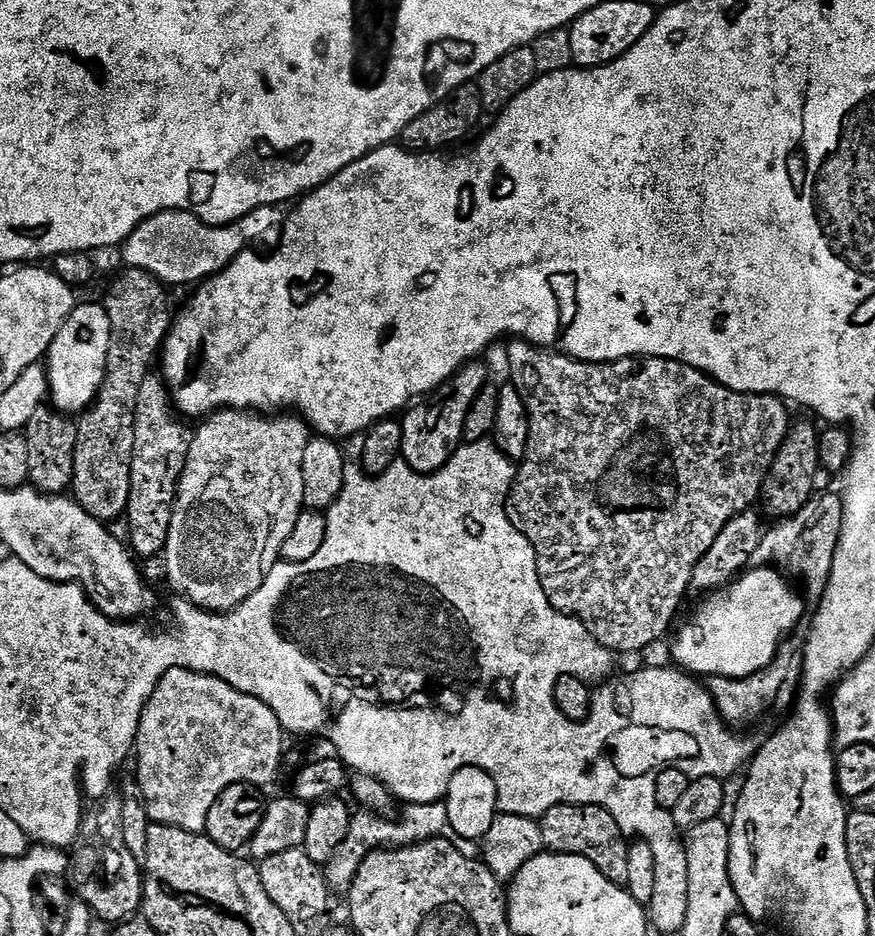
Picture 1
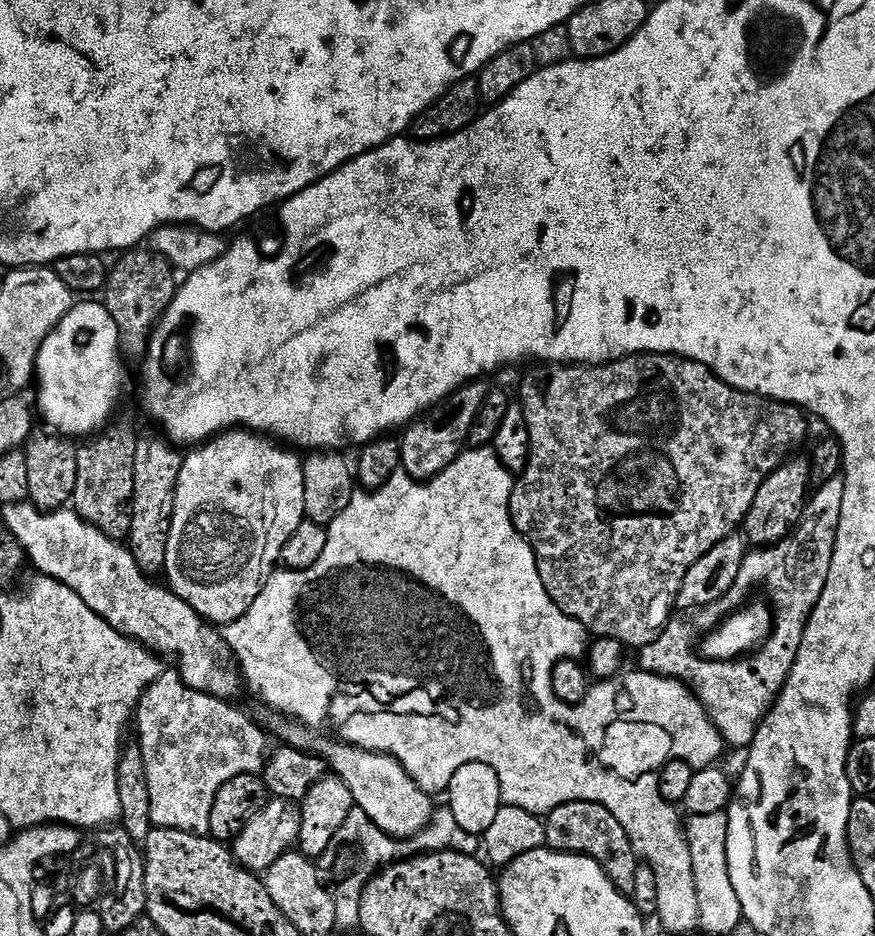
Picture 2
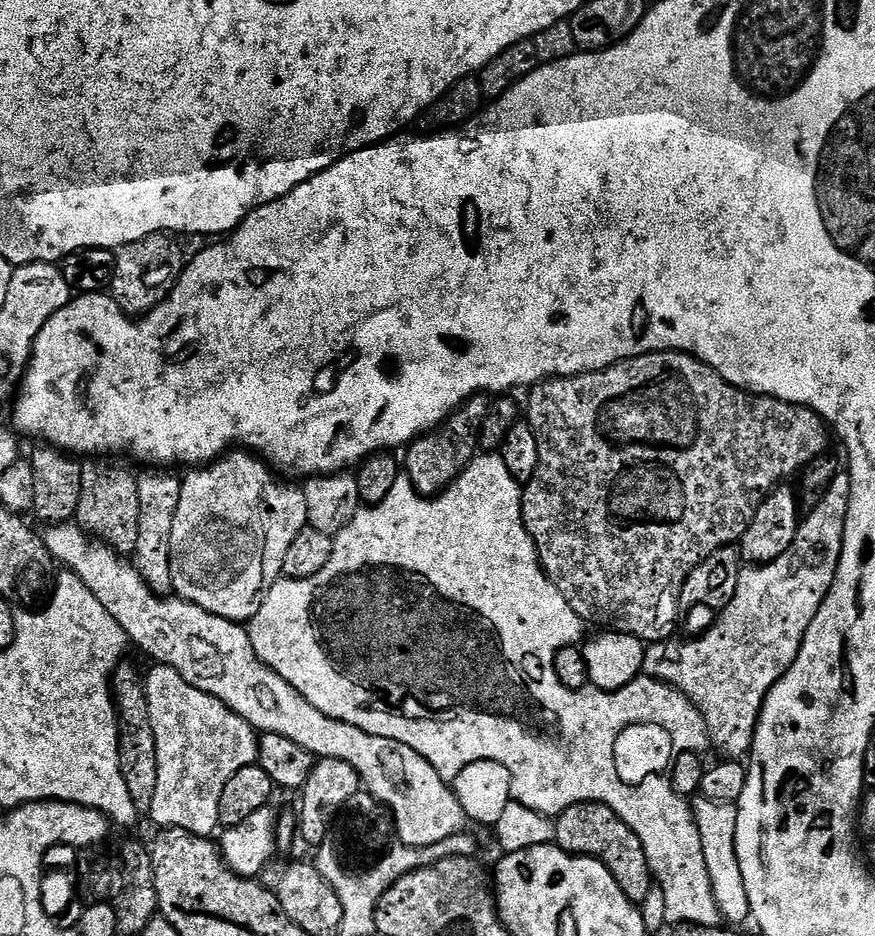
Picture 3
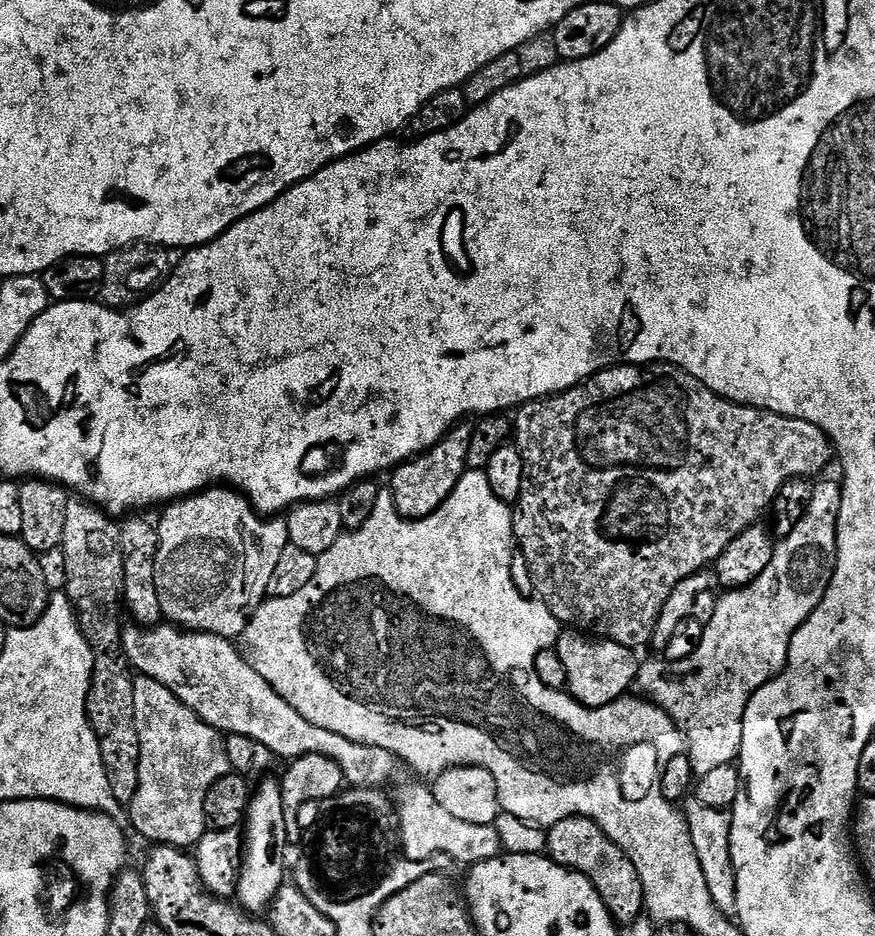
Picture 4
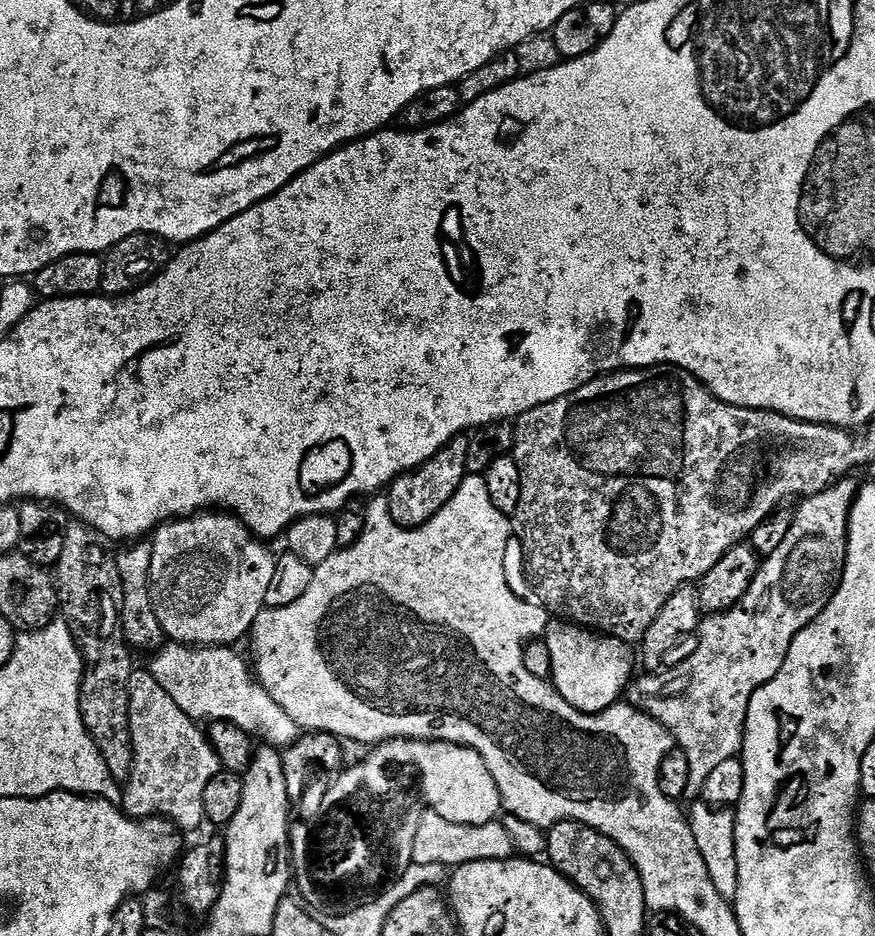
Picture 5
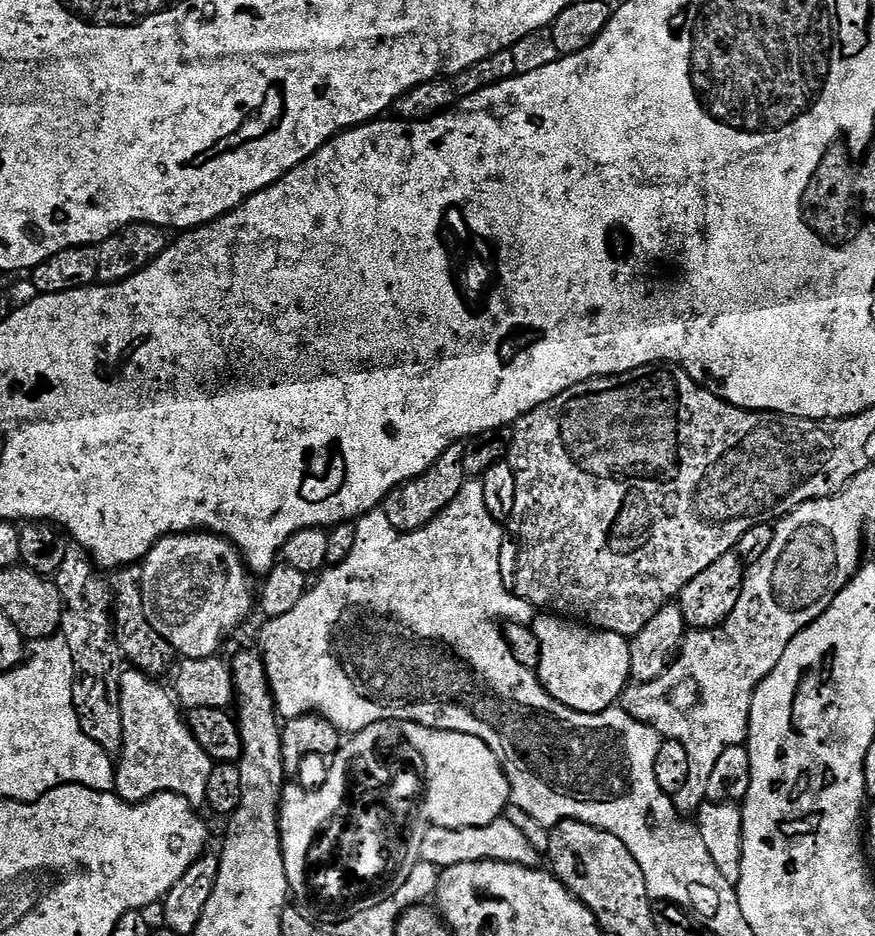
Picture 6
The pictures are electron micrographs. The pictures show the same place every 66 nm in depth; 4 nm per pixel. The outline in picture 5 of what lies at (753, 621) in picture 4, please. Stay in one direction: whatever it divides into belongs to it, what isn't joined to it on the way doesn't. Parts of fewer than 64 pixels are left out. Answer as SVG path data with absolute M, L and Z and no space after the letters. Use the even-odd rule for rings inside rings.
M845 483L843 486L833 486L828 488L825 492L819 492L817 496L807 497L807 499L801 503L804 505L802 505L801 508L797 507L795 509L795 517L790 532L782 542L782 546L776 550L776 556L772 557L771 563L768 563L768 566L764 568L763 575L760 576L759 580L756 580L755 588L752 588L752 592L746 593L732 609L727 612L721 612L719 615L709 615L707 619L699 625L698 637L700 636L700 641L697 642L696 649L694 649L677 668L672 668L669 672L661 671L659 674L644 674L648 676L642 677L641 680L640 677L633 679L632 683L628 685L626 689L627 703L631 704L634 708L640 709L641 712L645 712L647 716L655 718L658 723L672 735L673 741L678 745L679 751L686 754L686 758L690 762L689 797L699 797L706 786L706 778L710 778L712 771L722 762L733 759L733 757L743 749L744 727L746 726L746 718L748 717L748 707L754 698L754 694L763 684L773 680L778 674L778 670L782 670L782 666L786 662L787 651L790 650L790 644L794 642L796 635L808 624L814 622L814 620L826 610L827 604L835 594L836 588L840 584L840 579L843 577L844 563L847 561L849 507L855 500L858 491L857 485L847 484L848 483Z

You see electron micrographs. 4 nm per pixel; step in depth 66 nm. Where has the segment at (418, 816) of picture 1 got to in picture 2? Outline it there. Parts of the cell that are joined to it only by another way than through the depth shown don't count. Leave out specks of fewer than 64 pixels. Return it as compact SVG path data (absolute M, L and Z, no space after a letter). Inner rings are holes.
M440 806L440 809L433 814L432 821L424 828L424 833L420 832L415 838L405 840L396 840L385 834L358 807L350 810L348 818L351 821L350 828L353 828L353 832L348 830L338 833L330 849L331 859L336 859L336 868L340 871L339 875L348 879L369 881L385 866L401 860L419 856L425 852L469 853L472 850L472 844L474 844L473 836L466 830L462 830L462 826L458 826L454 814L446 806Z

